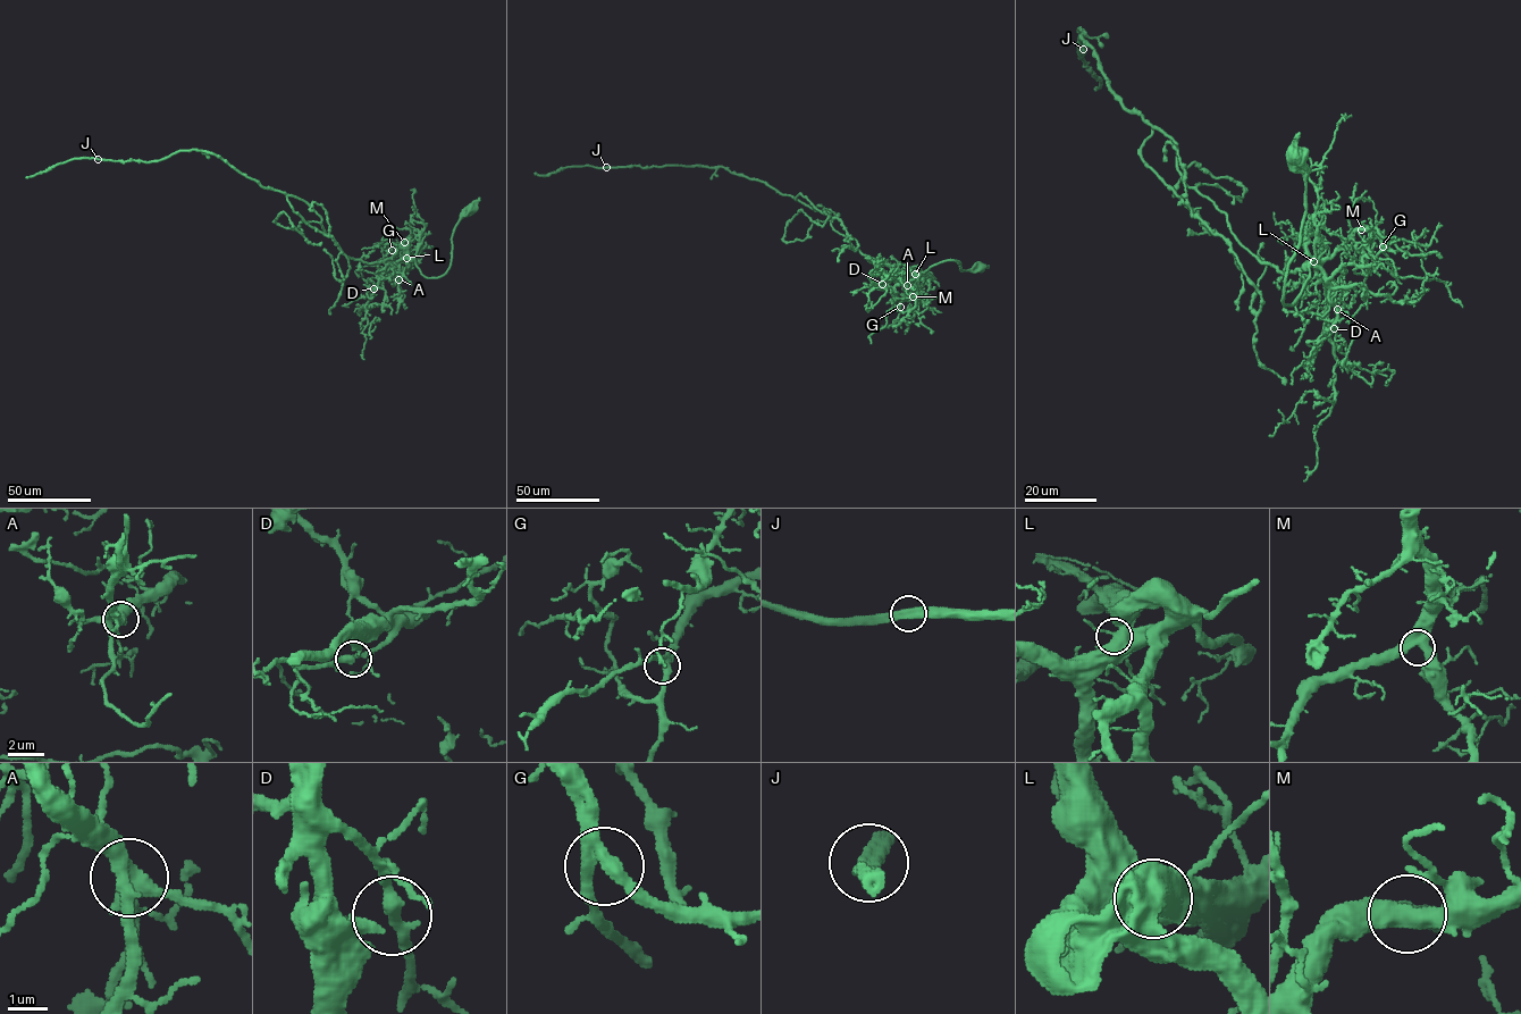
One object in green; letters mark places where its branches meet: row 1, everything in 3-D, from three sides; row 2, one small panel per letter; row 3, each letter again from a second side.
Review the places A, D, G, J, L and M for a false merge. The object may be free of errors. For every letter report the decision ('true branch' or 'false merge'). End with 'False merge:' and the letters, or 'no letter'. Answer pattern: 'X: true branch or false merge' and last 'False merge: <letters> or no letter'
A: true branch
D: true branch
G: true branch
J: true branch
L: true branch
M: true branch
False merge: no letter

